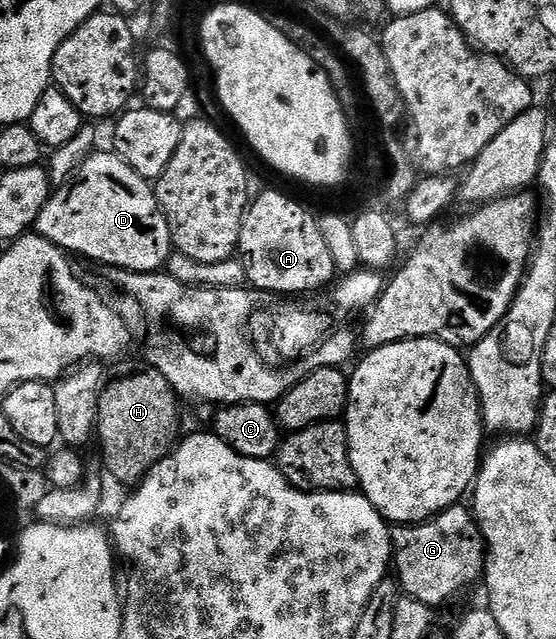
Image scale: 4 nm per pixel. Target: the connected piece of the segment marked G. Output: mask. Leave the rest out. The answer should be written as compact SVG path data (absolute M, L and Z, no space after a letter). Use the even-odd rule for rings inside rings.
M470 507L447 508L422 524L391 528L393 572L406 595L432 606L463 592L485 572L485 541Z

